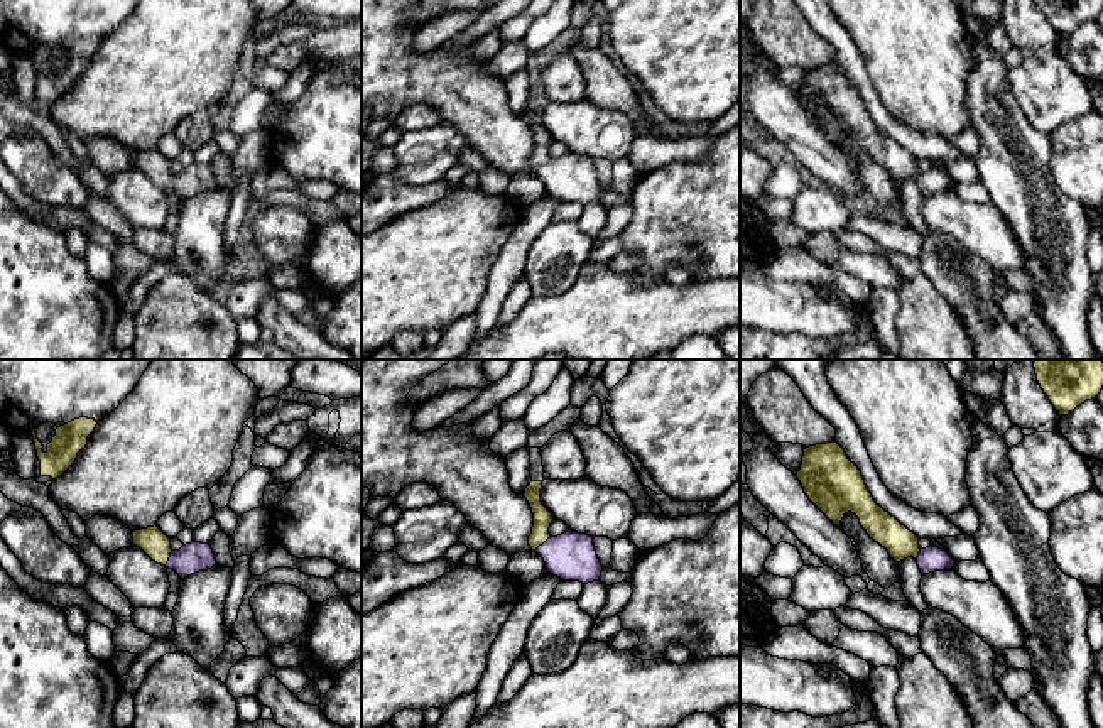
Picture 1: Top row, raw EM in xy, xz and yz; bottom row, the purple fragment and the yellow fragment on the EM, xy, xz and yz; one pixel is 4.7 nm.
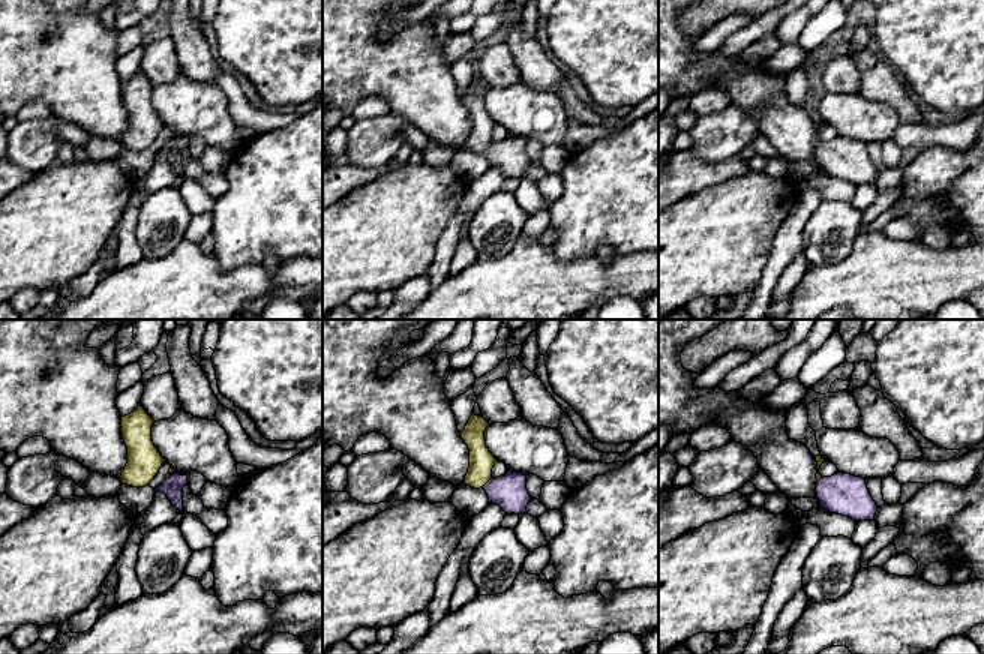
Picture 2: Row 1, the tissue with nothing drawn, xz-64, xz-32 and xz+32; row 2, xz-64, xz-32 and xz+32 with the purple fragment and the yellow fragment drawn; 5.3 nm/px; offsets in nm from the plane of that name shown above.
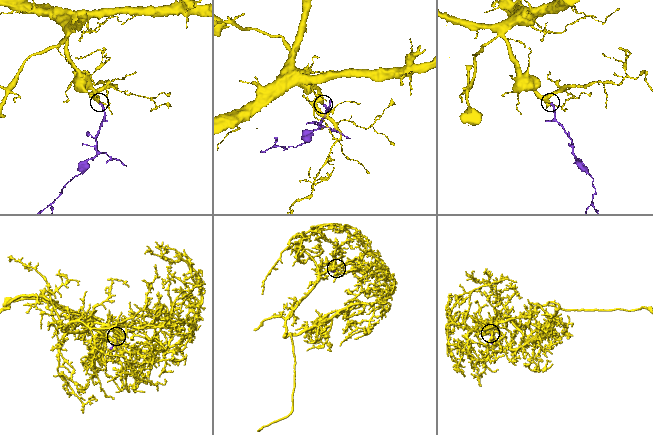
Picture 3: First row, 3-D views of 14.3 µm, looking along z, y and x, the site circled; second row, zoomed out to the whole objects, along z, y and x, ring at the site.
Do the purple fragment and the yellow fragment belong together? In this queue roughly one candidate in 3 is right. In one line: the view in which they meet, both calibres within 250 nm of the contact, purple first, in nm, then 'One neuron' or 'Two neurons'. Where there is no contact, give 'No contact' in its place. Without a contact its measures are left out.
Touches purple in xz. Thickness 240 nm (purple) against 90 nm. One neuron

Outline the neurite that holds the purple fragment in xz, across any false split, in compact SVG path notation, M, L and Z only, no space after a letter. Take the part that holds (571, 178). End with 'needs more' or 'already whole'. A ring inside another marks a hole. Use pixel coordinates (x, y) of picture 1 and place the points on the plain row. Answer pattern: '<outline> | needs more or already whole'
M530 103L524 115L534 135L530 171L544 181L551 196L564 203L583 206L600 203L603 187L596 177L593 159L573 152L552 159L549 149L554 139L541 123L541 110L542 103Z | needs more

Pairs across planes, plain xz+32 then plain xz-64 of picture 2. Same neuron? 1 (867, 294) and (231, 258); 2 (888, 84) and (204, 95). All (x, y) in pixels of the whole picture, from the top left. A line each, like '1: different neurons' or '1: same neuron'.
1: different neurons
2: different neurons

